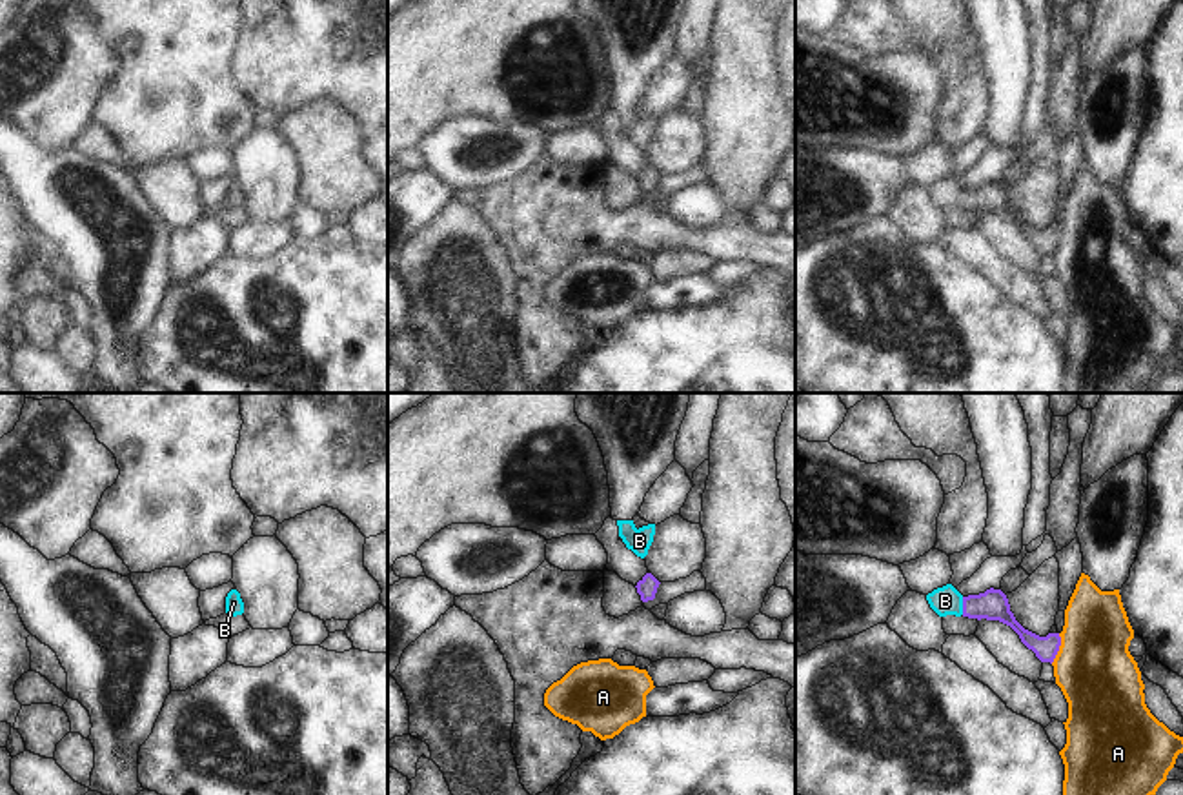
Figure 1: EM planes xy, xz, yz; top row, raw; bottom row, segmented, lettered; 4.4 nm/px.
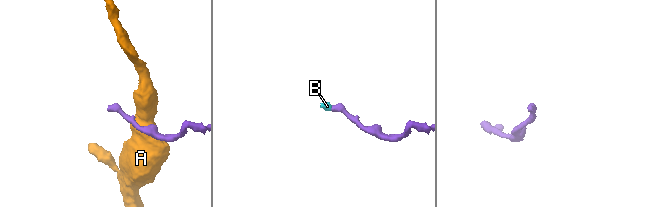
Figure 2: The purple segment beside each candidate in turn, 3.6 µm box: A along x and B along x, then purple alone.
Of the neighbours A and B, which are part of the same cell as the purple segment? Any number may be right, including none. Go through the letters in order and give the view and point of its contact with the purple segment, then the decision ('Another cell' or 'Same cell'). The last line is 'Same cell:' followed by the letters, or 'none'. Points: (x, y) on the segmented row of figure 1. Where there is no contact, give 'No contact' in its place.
A: Touches purple at yz (1058, 648). Another cell
B: Touches purple at yz (963, 606). Same cell
Same cell: B.

